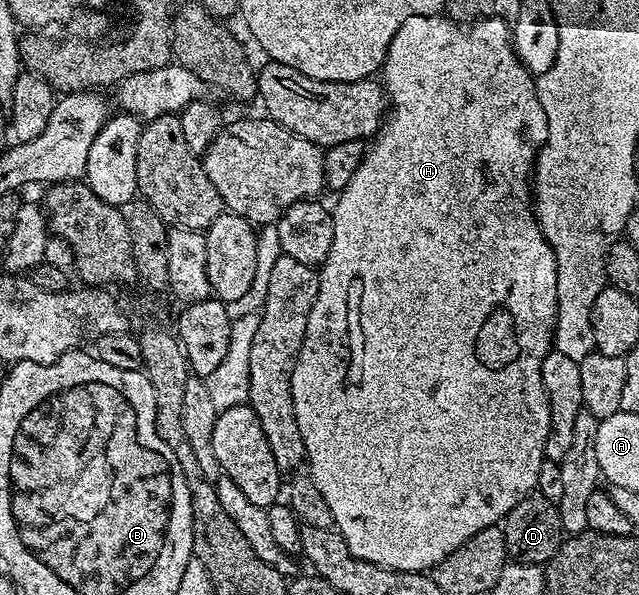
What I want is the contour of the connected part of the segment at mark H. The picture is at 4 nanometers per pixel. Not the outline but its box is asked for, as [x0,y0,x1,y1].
[292,16,558,572]

